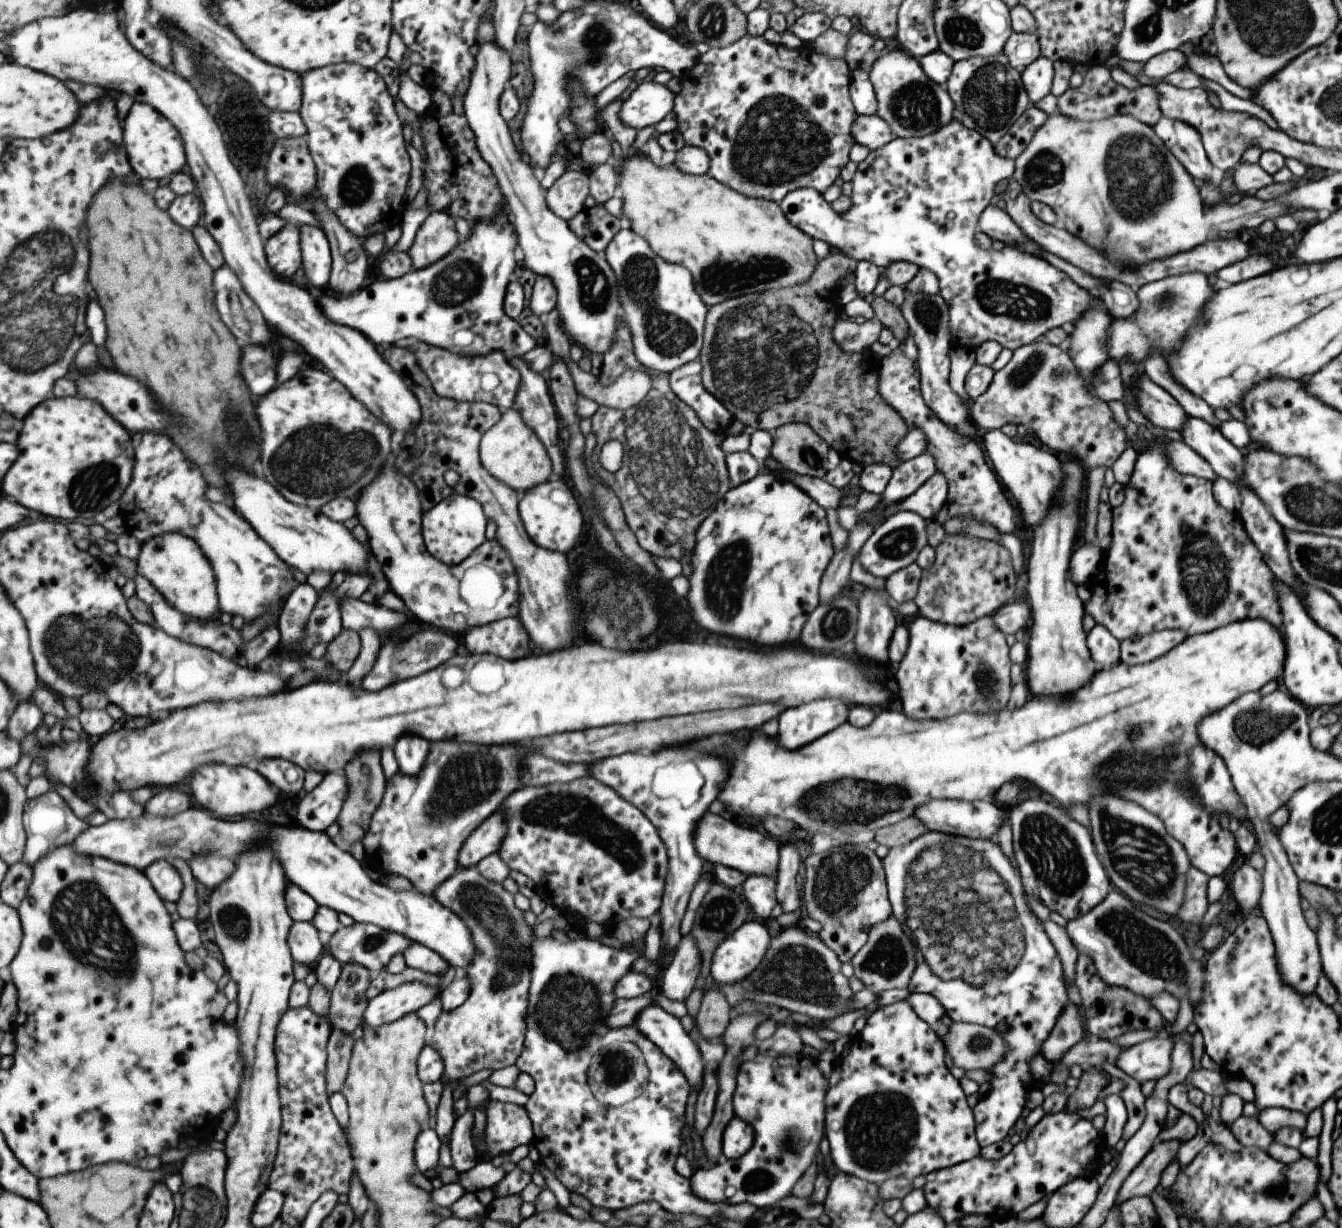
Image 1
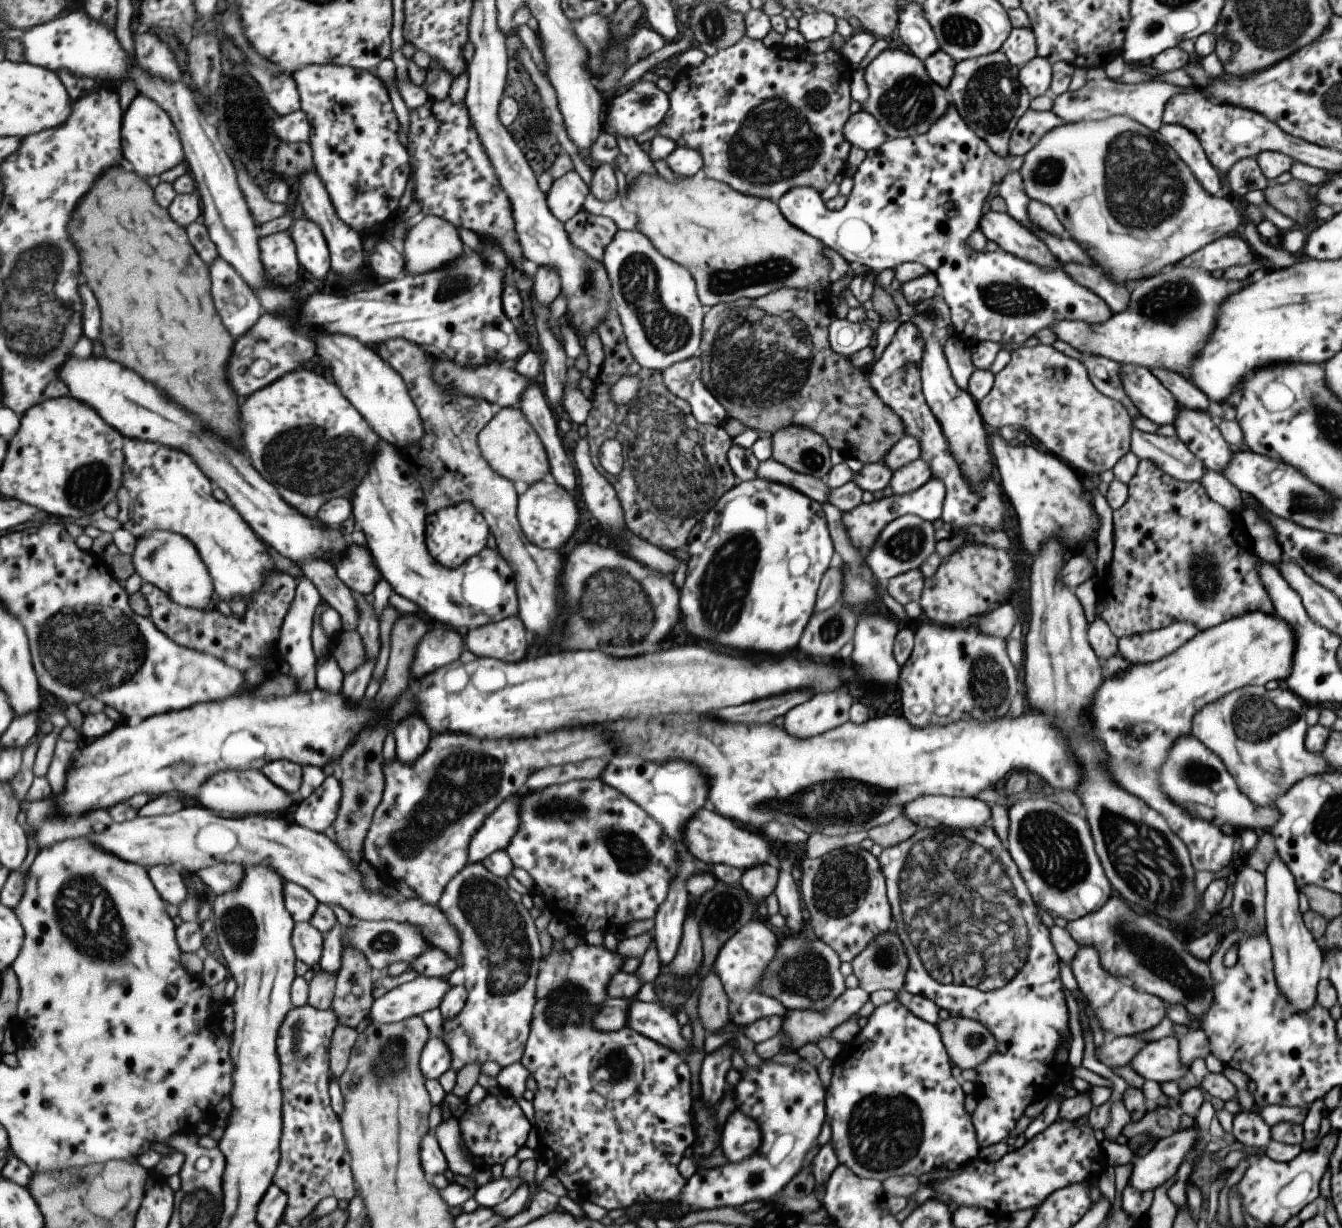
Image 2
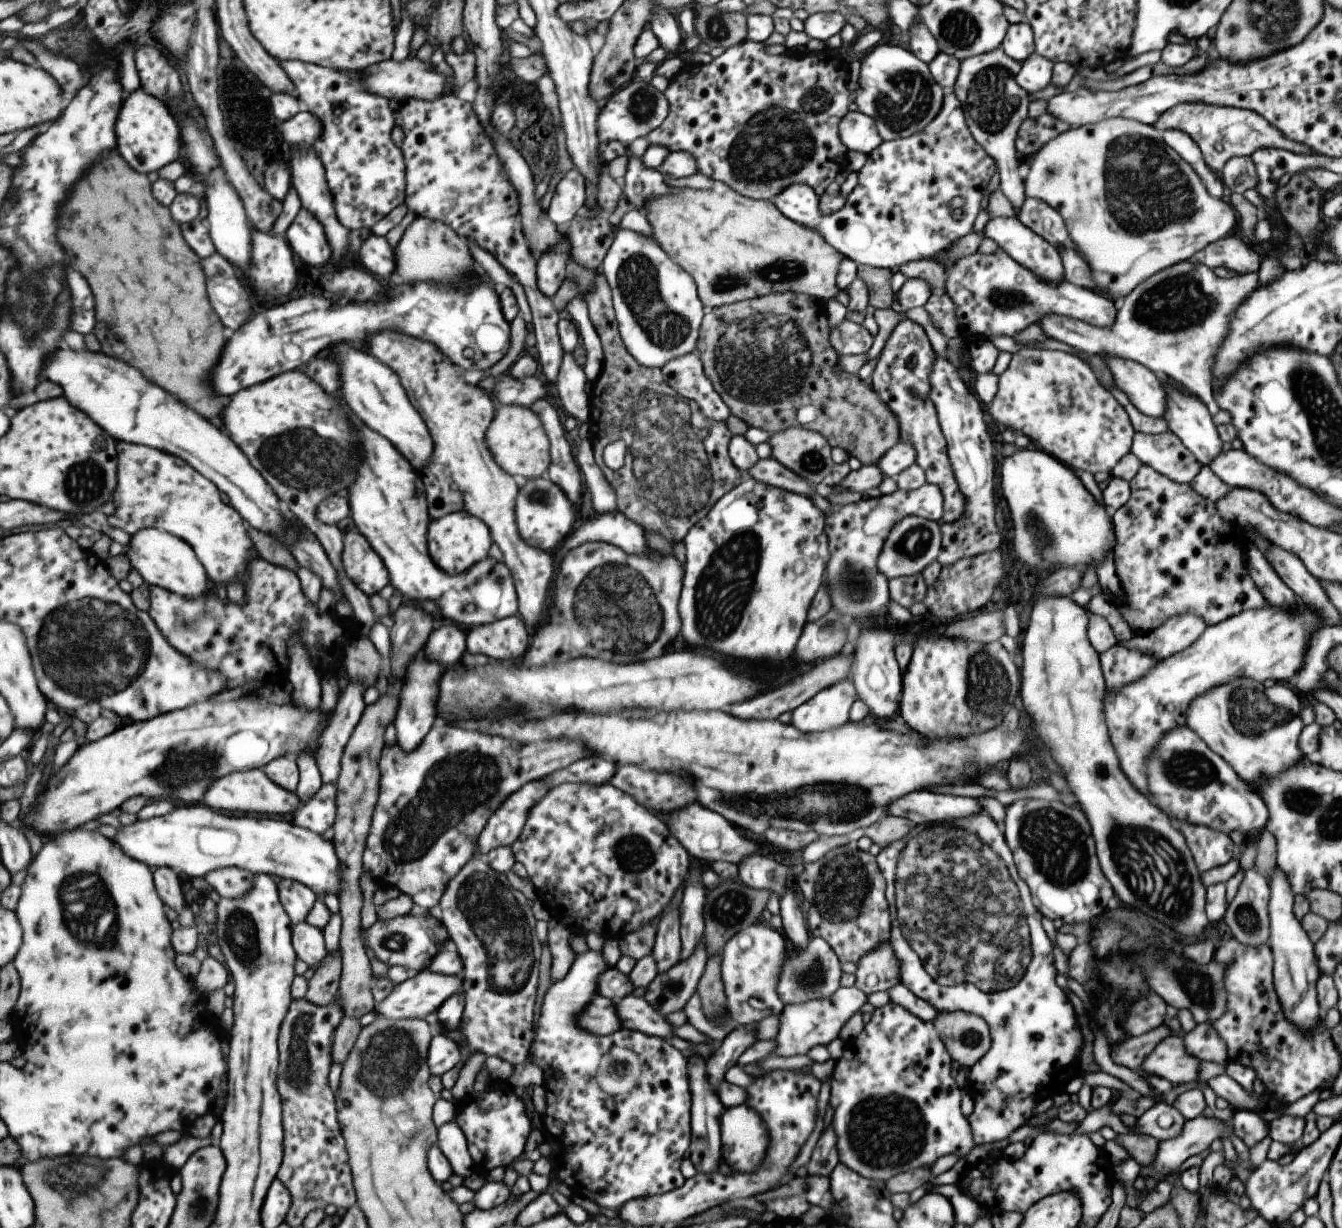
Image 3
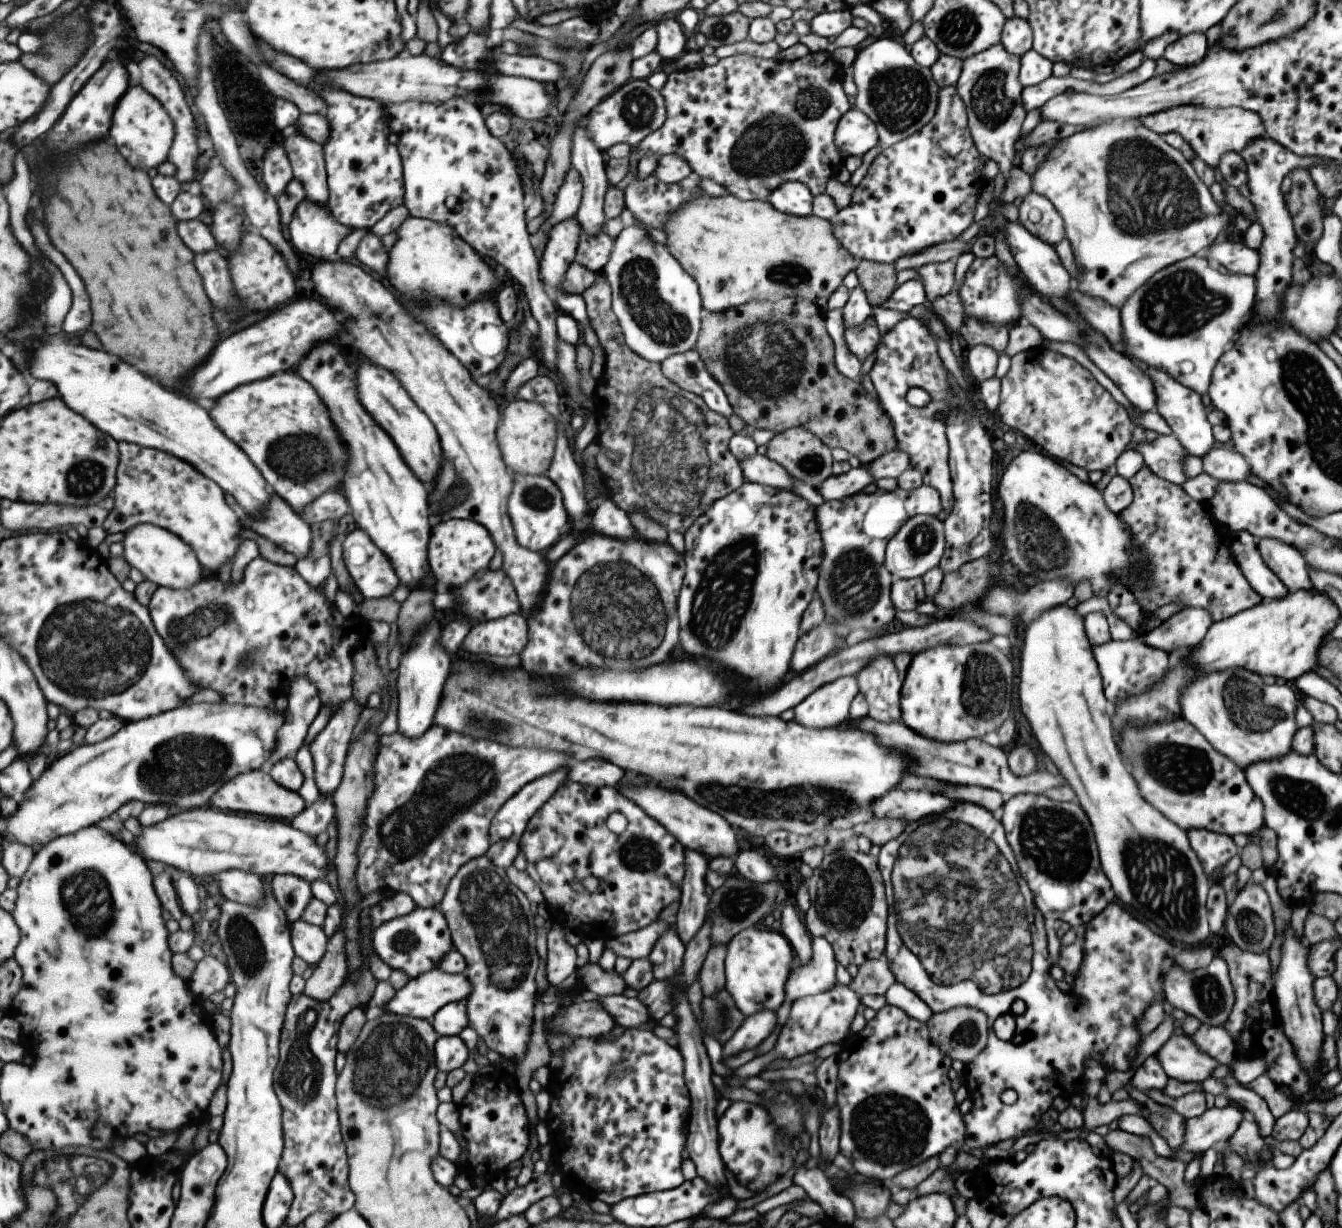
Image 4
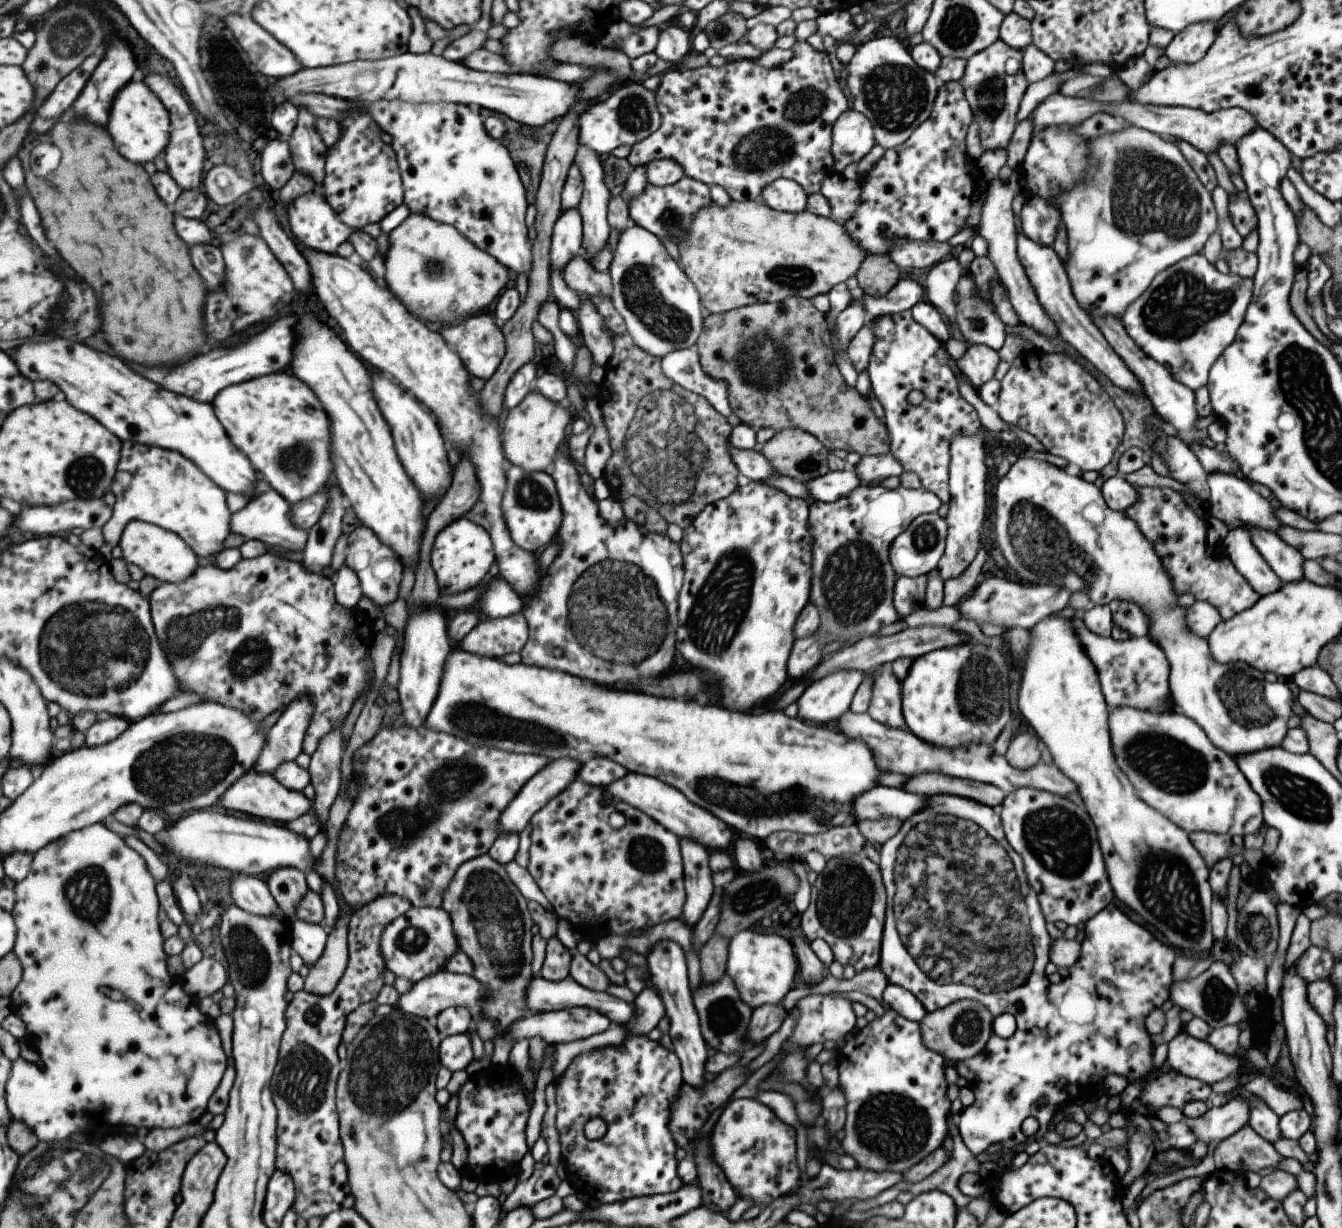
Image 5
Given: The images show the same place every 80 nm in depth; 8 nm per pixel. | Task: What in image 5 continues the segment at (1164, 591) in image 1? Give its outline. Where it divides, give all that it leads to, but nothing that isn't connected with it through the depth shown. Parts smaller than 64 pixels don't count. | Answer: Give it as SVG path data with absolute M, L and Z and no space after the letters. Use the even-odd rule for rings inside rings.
M1168 487L1133 488L1137 492L1137 500L1123 510L1123 514L1129 520L1133 520L1141 536L1153 546L1153 552L1161 562L1161 568L1165 568L1165 572L1169 574L1175 594L1191 594L1195 601L1205 602L1215 608L1222 620L1228 620L1235 614L1249 609L1260 599L1260 595L1248 586L1224 554L1209 554L1206 550L1207 521L1194 513L1179 492Z

